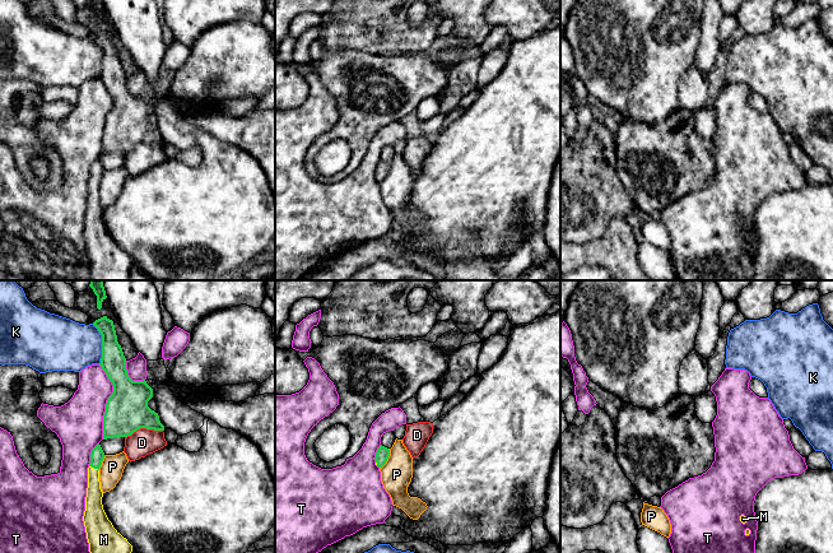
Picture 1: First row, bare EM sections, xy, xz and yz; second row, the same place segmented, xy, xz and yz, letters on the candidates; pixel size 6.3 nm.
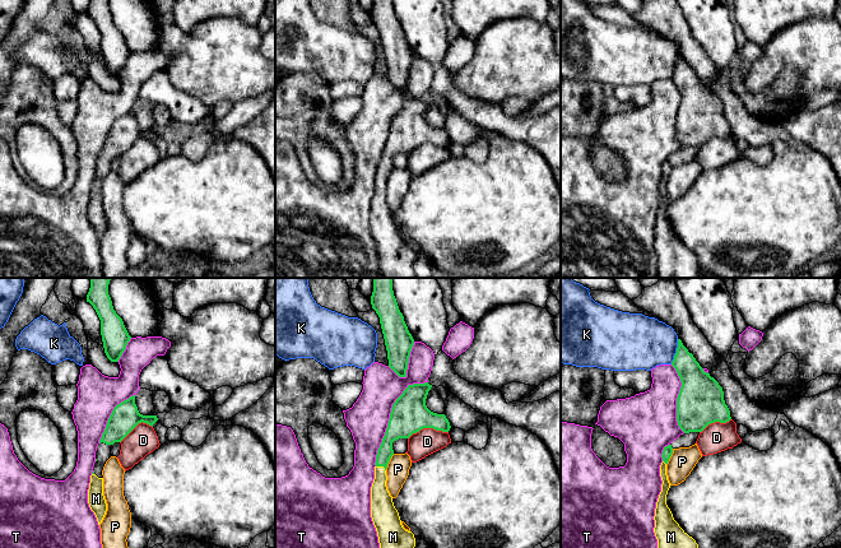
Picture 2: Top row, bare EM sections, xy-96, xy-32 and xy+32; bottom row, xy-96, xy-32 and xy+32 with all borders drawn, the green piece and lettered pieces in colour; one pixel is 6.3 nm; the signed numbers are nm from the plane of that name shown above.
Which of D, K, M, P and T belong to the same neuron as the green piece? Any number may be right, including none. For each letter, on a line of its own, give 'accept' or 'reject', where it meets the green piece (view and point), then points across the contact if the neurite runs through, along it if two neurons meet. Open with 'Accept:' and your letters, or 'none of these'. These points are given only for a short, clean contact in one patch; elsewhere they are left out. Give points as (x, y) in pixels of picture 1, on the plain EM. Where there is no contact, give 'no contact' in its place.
Accept: M
D: reject; meets green in xy at (143, 142); border along xy (162, 144), (138, 143), (125, 152)
K: reject; meets green in xy at (102, 59)
M: accept; meets green in xy at (94, 182); runs through xy (97, 170), (94, 182), (93, 215)
P: reject; meets green in xz at (387, 172); border along xz (390, 163), (387, 175), (380, 182)
T: reject; meets green in xy at (107, 116)

